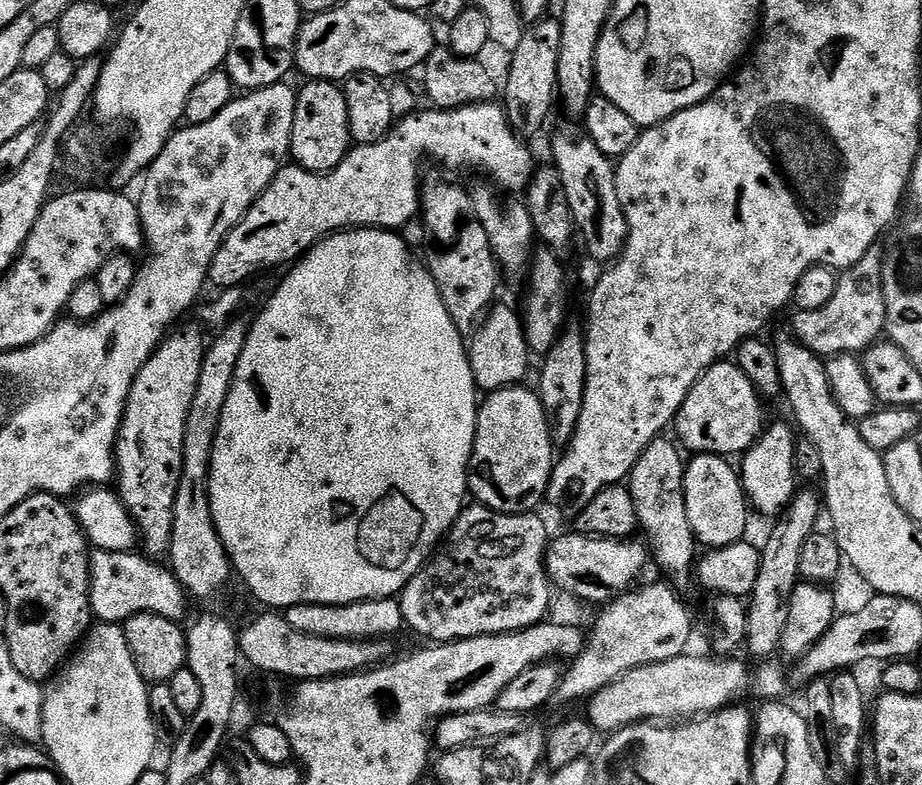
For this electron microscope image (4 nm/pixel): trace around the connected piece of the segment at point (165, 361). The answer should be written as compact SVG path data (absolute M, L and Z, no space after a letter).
M188 328L177 336L169 335L148 359L146 366L142 366L138 378L134 378L120 432L116 436L116 470L120 480L118 495L136 521L136 531L142 548L143 544L145 548L143 551L152 558L163 557L172 541L174 498L182 478L182 434L186 434L186 414L190 414L190 402L194 402L194 390L198 390L198 374L202 374L202 358L206 347L205 333L196 328Z

